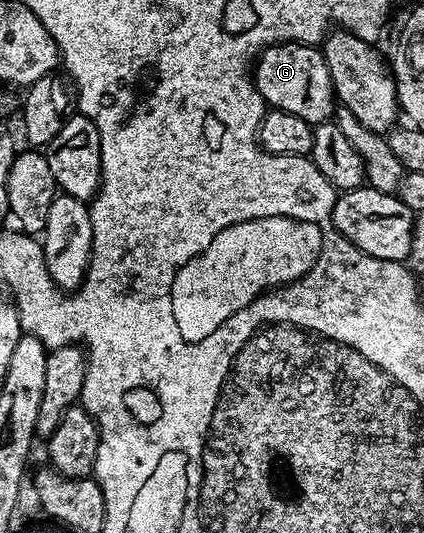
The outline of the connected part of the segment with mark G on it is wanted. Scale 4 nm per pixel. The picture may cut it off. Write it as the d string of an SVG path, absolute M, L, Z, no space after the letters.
M292 41L266 47L254 60L253 78L268 108L293 113L306 123L326 123L337 110L335 80L329 73L326 54L318 46Z

